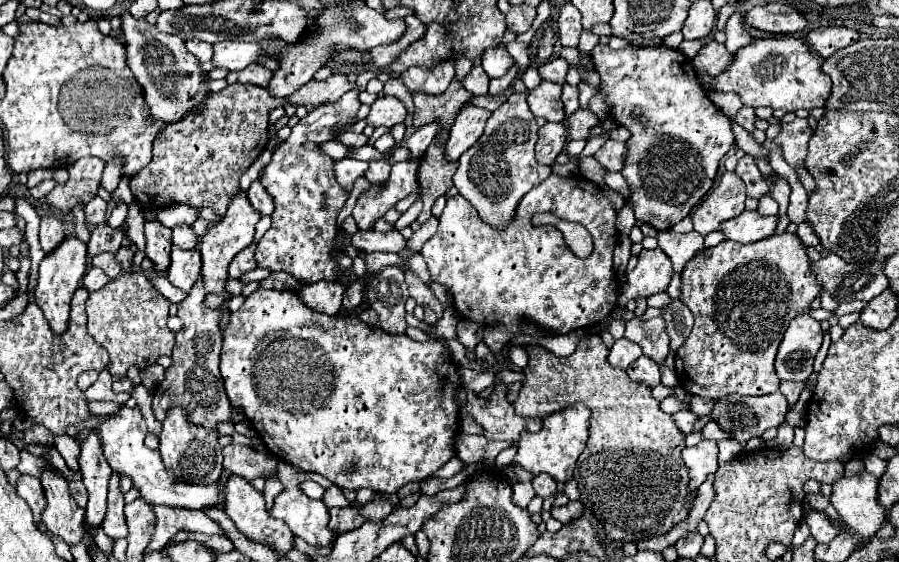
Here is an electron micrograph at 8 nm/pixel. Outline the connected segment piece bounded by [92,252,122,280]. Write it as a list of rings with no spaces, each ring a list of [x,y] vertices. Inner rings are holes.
[[[102,252],[102,254],[94,256],[94,258],[92,258],[92,266],[102,268],[112,280],[114,280],[116,276],[120,276],[120,272],[122,272],[122,266],[118,264],[118,260],[114,258],[112,252]]]

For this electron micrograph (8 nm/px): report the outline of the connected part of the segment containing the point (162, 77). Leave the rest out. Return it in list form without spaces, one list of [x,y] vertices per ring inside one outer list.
[[[122,14],[122,30],[124,44],[128,50],[128,66],[144,90],[144,100],[148,104],[150,116],[160,122],[178,122],[190,112],[198,112],[204,106],[204,100],[212,94],[206,78],[208,72],[200,68],[200,60],[192,56],[184,40],[172,34],[162,34],[156,26],[146,20],[130,18],[130,14]]]

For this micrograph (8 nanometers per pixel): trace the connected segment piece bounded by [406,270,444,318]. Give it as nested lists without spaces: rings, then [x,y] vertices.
[[[406,270],[406,284],[408,284],[408,290],[410,290],[410,296],[416,300],[416,304],[420,306],[428,306],[436,312],[438,318],[442,318],[442,304],[440,300],[434,296],[434,292],[412,272],[412,270]]]

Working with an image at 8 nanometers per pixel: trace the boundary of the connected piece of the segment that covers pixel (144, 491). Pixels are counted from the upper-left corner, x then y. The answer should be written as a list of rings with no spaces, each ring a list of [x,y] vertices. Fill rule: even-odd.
[[[124,406],[118,414],[110,416],[110,420],[102,422],[100,428],[96,430],[98,434],[102,434],[102,448],[112,470],[118,470],[122,476],[130,476],[134,482],[134,488],[140,490],[142,498],[148,504],[166,504],[172,508],[188,508],[188,510],[204,510],[204,508],[214,508],[218,504],[218,498],[220,498],[218,482],[210,486],[178,482],[178,478],[164,468],[158,450],[146,448],[144,438],[148,434],[148,428],[140,414],[140,408]]]

